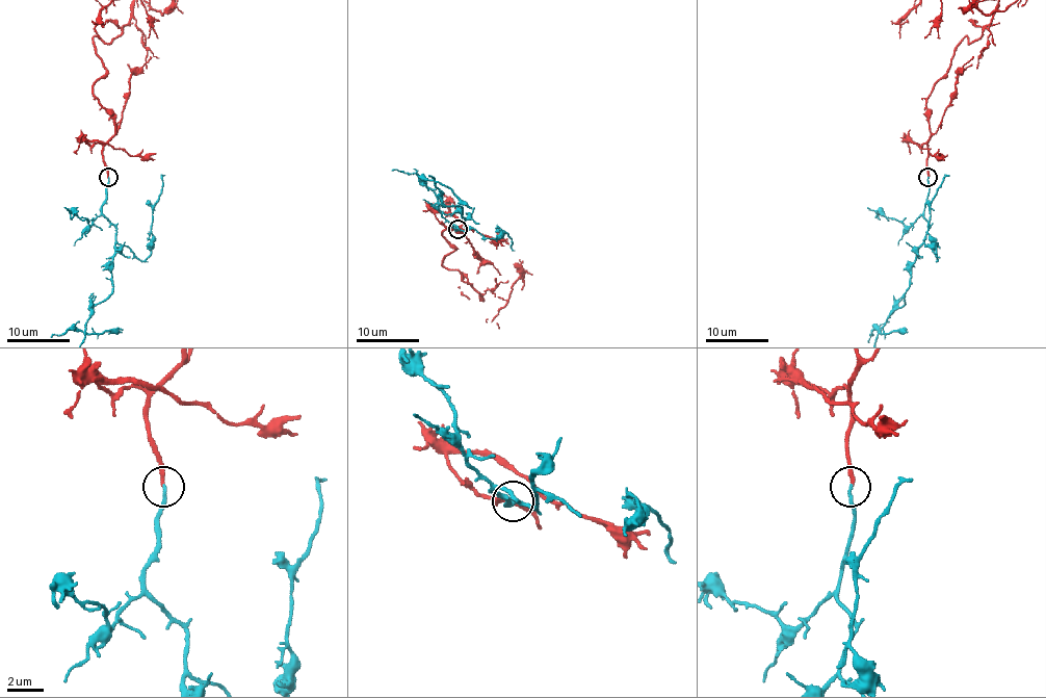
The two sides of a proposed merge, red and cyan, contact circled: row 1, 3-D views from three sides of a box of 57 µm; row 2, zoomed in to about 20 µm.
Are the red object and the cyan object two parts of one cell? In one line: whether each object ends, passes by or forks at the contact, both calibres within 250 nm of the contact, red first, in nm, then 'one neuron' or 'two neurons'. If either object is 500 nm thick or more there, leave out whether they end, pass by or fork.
red ends; cyan ends; calibres 200 and 180 nm; one neuron

